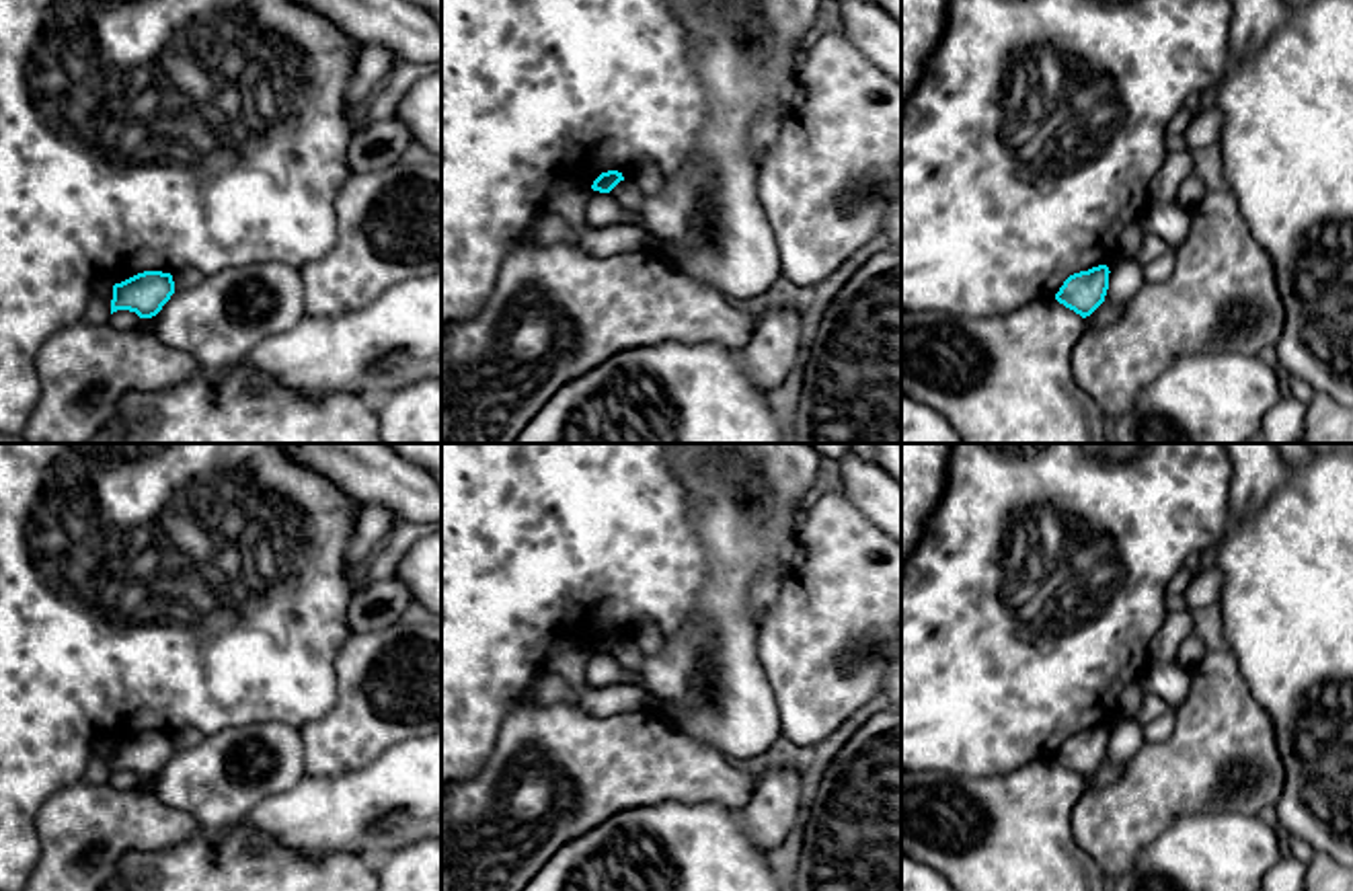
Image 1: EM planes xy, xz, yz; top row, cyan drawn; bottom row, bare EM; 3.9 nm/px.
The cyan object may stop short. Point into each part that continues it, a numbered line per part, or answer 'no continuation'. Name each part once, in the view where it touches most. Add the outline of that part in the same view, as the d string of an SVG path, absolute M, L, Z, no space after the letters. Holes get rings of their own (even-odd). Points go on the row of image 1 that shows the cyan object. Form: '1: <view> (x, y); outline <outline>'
no continuation

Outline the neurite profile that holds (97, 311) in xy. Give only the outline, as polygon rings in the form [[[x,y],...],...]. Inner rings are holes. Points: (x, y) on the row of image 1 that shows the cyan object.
[[[96,294],[88,296],[82,320],[86,320],[88,324],[107,324],[111,318],[111,300],[113,296],[109,298],[101,298]]]

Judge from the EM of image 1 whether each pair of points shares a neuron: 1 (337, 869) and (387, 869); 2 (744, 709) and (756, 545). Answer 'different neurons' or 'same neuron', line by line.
1: different neurons
2: same neuron

